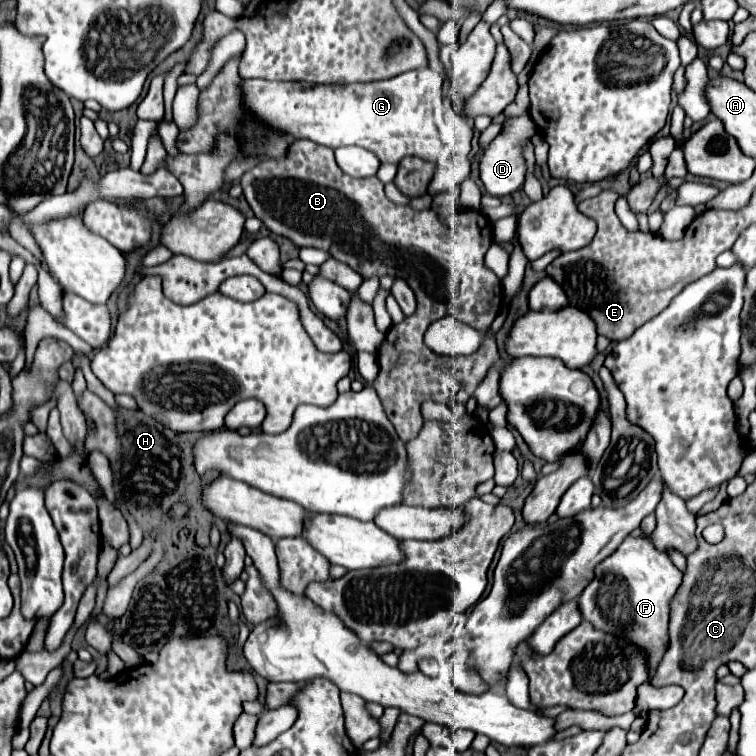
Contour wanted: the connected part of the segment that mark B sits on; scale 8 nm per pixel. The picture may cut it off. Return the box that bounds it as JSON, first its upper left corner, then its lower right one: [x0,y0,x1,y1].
[242,140,502,442]

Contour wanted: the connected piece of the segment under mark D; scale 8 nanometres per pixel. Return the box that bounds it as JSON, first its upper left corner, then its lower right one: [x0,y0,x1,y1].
[480,114,537,198]

